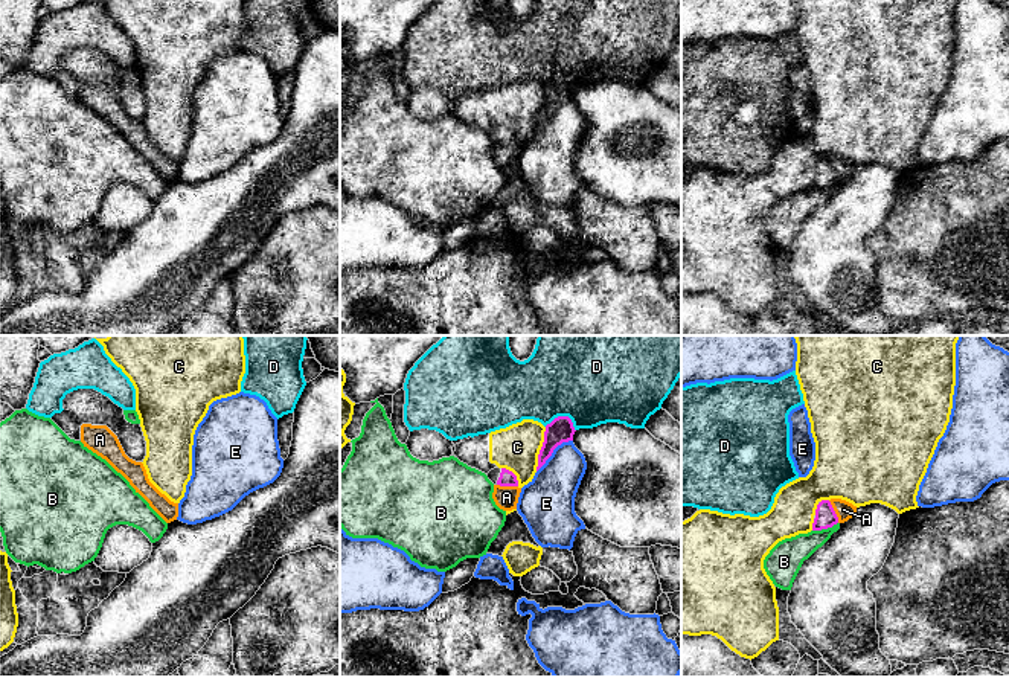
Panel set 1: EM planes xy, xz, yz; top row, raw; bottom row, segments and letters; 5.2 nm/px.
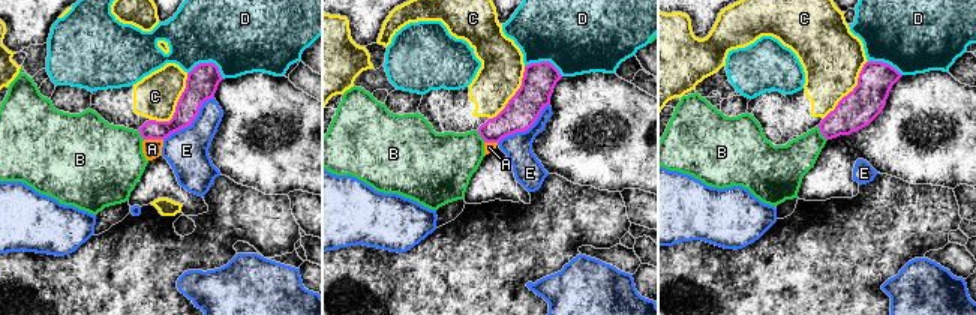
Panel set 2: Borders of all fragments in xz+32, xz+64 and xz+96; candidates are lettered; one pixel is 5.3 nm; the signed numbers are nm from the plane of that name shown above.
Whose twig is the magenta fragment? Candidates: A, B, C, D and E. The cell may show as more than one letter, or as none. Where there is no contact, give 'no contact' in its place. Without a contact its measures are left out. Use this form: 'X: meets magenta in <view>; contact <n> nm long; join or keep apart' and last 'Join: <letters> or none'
A: meets magenta in yz; contact 130 nm long; join
B: meets magenta in yz; contact 140 nm long; keep apart
C: meets magenta in xz; contact 240 nm long; keep apart
D: meets magenta in xz; contact 170 nm long; keep apart
E: meets magenta in xz; contact 260 nm long; keep apart
Join: A

